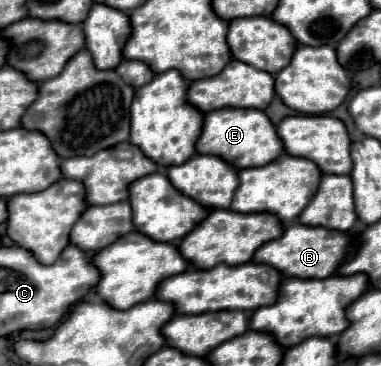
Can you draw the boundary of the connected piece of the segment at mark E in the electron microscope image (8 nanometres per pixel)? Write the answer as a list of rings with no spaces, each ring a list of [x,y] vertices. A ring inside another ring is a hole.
[[[224,108],[212,110],[212,114],[204,116],[204,126],[196,150],[200,154],[220,156],[234,168],[242,170],[248,166],[264,166],[272,162],[272,158],[278,158],[284,152],[284,142],[280,142],[276,126],[266,116],[266,112],[256,108]]]

